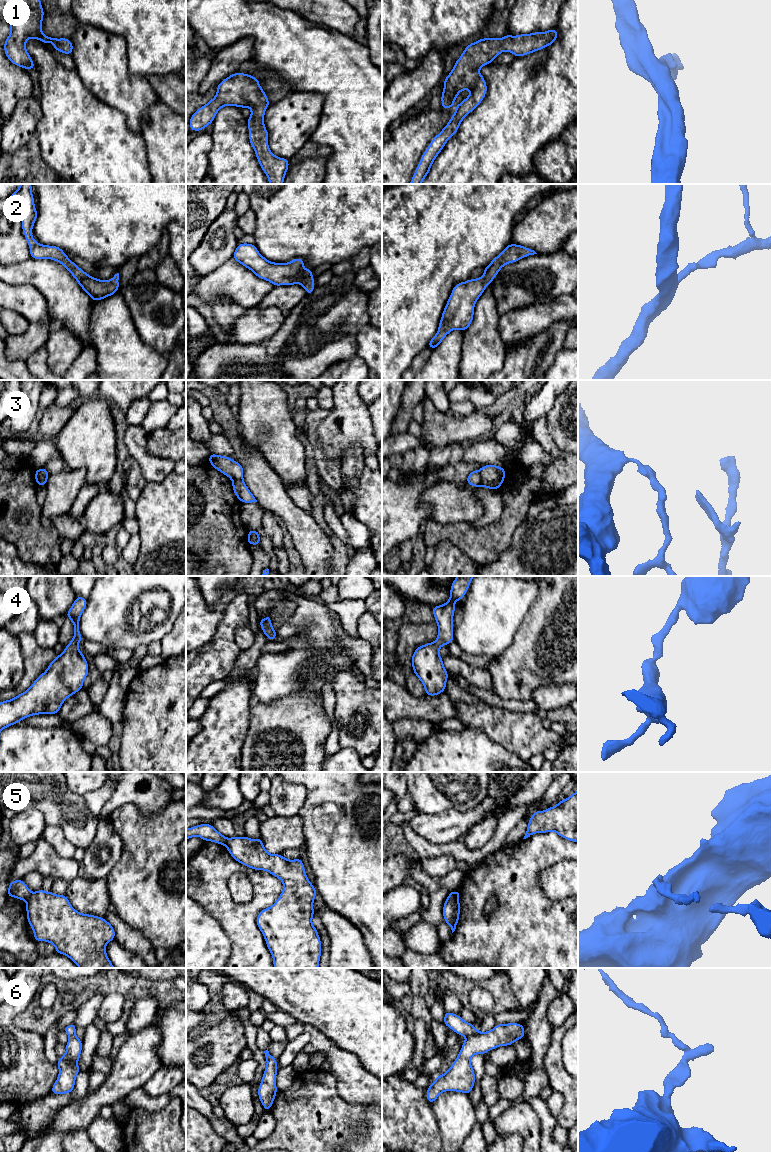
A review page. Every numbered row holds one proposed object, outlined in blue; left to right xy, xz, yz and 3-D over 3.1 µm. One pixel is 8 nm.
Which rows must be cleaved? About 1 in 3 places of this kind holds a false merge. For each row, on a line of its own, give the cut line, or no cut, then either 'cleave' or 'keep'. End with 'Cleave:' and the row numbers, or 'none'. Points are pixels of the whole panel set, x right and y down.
1: no cut; keep
2: no cut; keep
3: cut in xy along (39, 469), (42, 475), (42, 485); cleave
4: no cut; keep
5: cut in xy along (32, 893), (27, 901); cleave
6: cut in yz along (477, 1031), (467, 1037); cleave
Cleave: 3, 5, 6

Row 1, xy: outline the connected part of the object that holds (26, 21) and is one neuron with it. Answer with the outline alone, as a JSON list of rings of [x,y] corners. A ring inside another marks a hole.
[[[40,0],[16,1],[9,20],[11,32],[4,42],[5,55],[14,65],[26,70],[35,69],[33,60],[26,50],[26,41],[30,37],[42,41],[45,45],[51,41],[57,51],[72,54],[73,44],[70,39],[56,39],[42,33],[43,16],[44,10]]]

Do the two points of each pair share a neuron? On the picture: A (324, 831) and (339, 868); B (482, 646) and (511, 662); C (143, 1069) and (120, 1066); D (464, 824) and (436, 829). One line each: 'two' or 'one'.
A: one
B: two
C: one
D: one

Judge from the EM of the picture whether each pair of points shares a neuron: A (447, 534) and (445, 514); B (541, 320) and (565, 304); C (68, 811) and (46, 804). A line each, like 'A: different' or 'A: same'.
A: different
B: same
C: same

